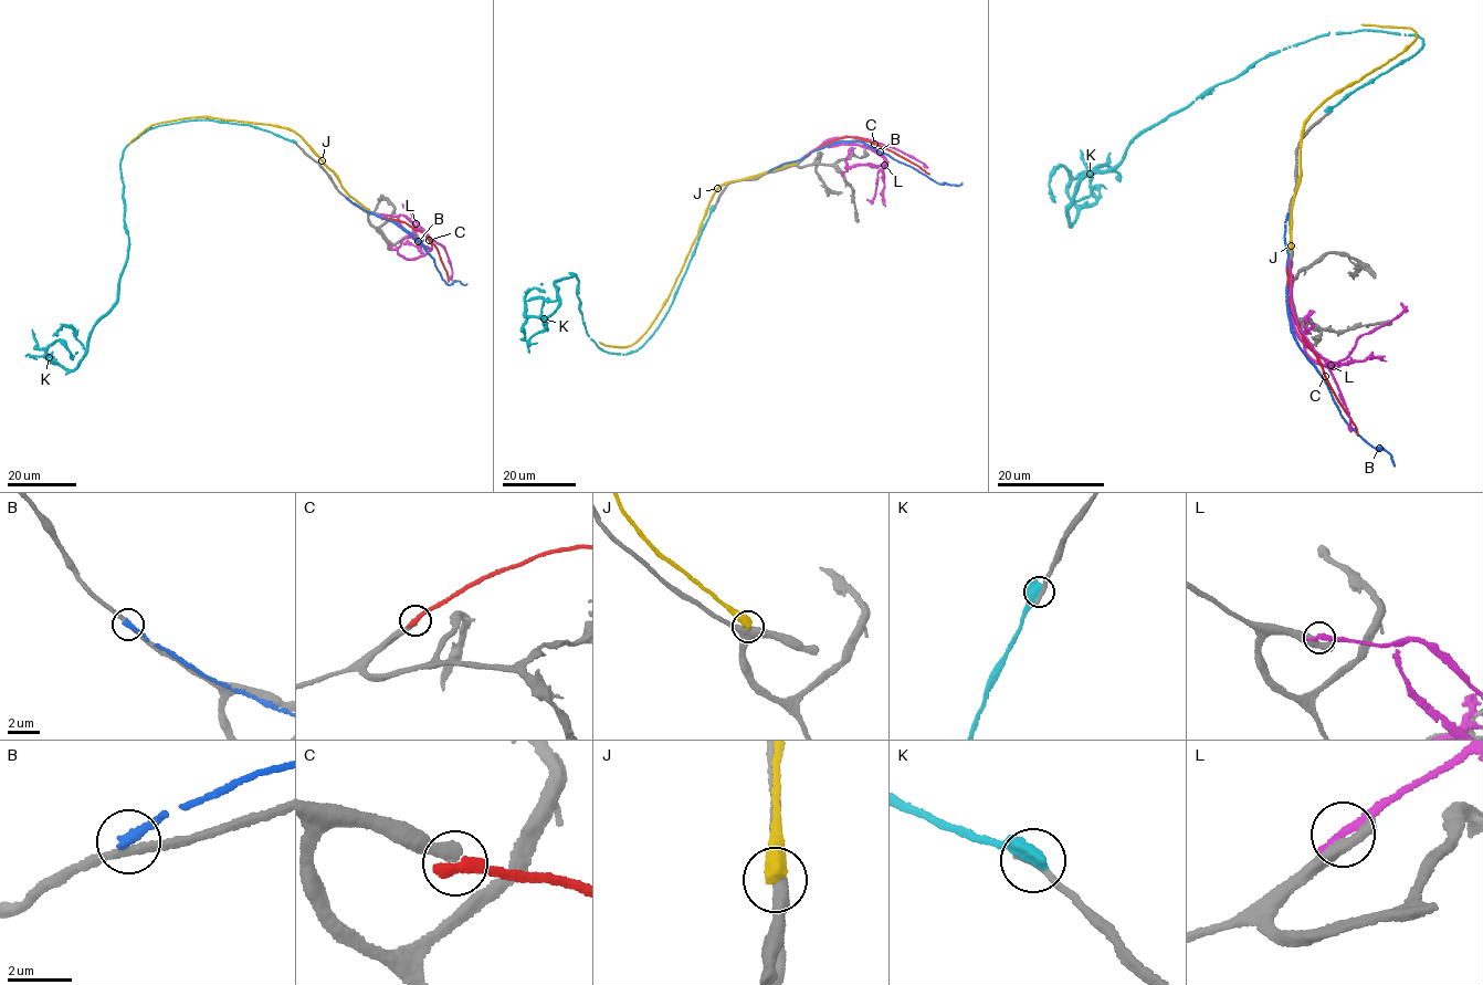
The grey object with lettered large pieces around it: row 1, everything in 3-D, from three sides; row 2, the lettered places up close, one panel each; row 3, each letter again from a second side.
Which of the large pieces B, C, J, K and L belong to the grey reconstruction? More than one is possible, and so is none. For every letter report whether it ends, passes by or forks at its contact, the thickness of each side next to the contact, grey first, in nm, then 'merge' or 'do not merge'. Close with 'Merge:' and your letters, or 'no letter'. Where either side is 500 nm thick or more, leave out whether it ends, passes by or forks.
B: it ends; calibres 280 and 340 nm; do not merge
C: it ends; calibres 400 and 400 nm; do not merge
J: calibres 400 and 500 nm; do not merge
K: calibres 280 and 600 nm; do not merge
L: calibres 600 and 320 nm; do not merge
Merge: no letter

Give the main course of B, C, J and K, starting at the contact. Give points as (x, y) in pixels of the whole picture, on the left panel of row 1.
B: (347, 198), (393, 221), (409, 233), (433, 259), (448, 284), (456, 281), (467, 284)
C: (384, 218), (401, 221), (424, 236), (438, 250), (448, 281)
J: (369, 211), (349, 195), (333, 170), (301, 136), (284, 127), (203, 116), (149, 125), (128, 145)
K: (295, 143), (209, 119), (128, 144), (117, 299), (79, 366), (45, 348), (62, 341), (73, 359)

